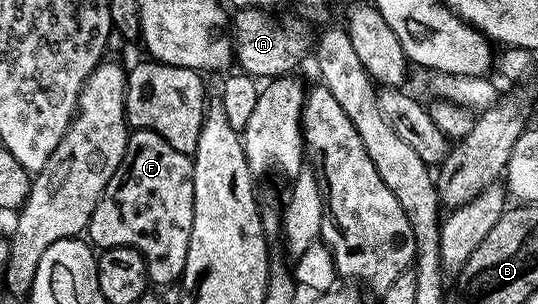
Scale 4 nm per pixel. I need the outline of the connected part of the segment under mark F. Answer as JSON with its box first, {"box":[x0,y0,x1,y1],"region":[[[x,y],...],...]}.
{"box":[86,129,194,285],"region":[[[134,129],[127,137],[125,158],[109,178],[109,186],[101,194],[87,223],[86,239],[96,249],[135,248],[145,258],[147,278],[152,285],[171,284],[182,277],[185,258],[189,254],[189,234],[193,230],[193,166],[194,159],[181,150],[173,150],[161,134]]]}

